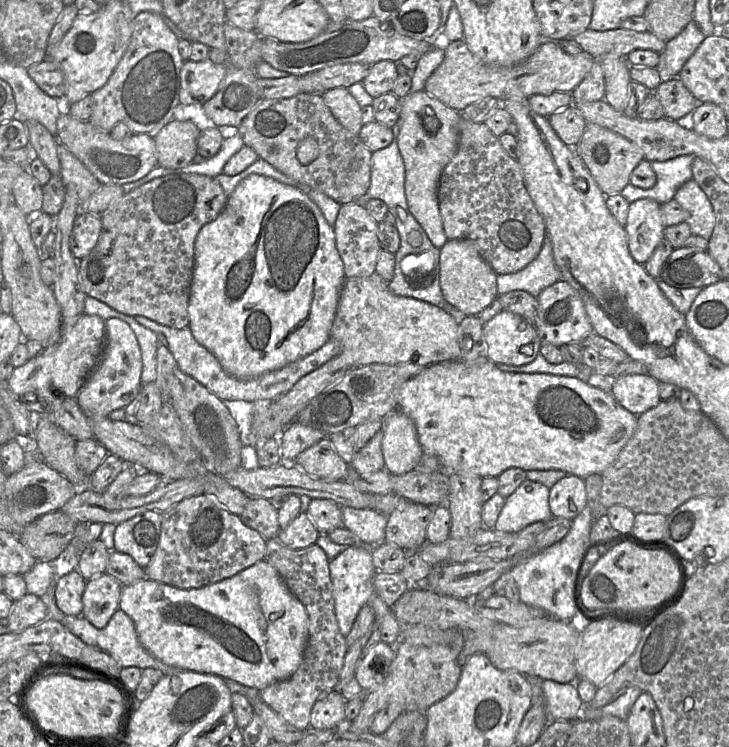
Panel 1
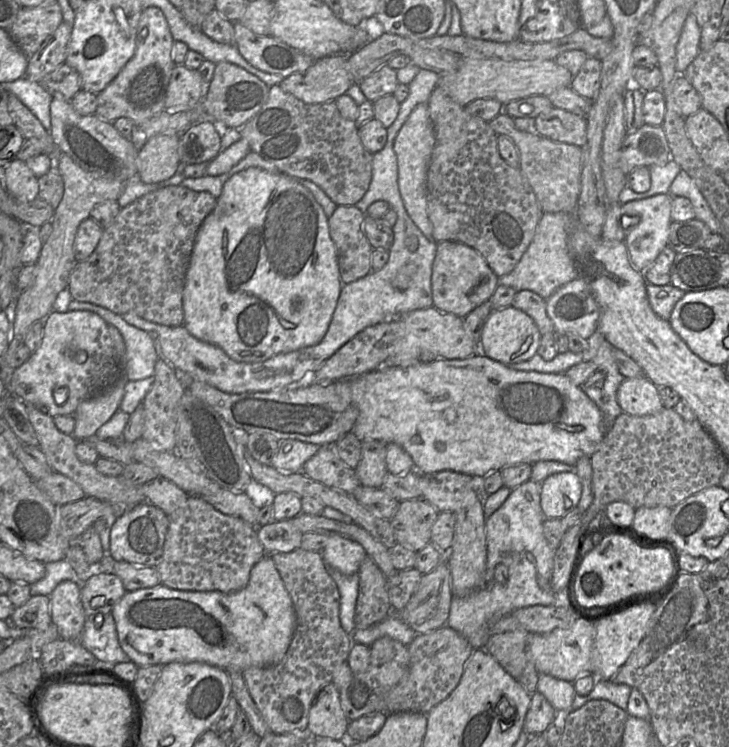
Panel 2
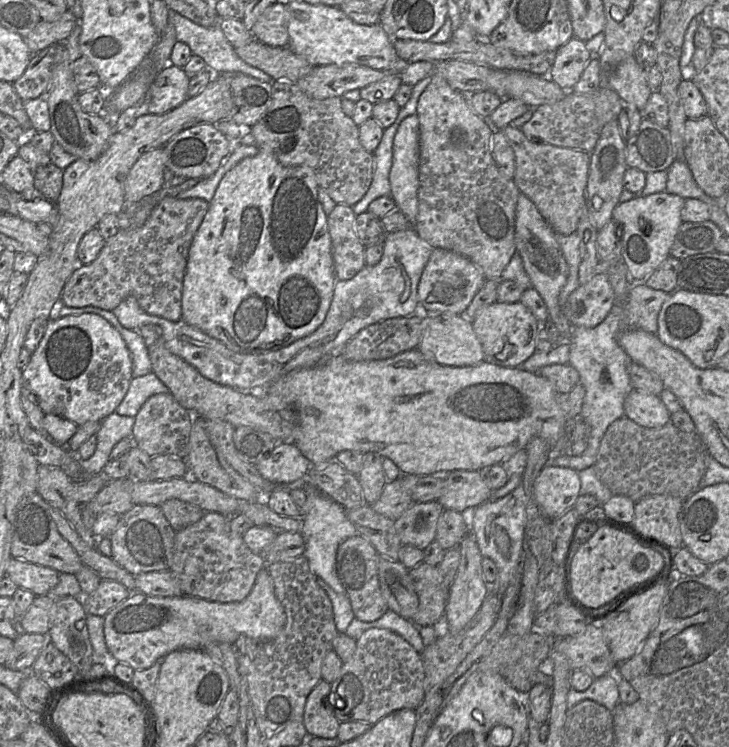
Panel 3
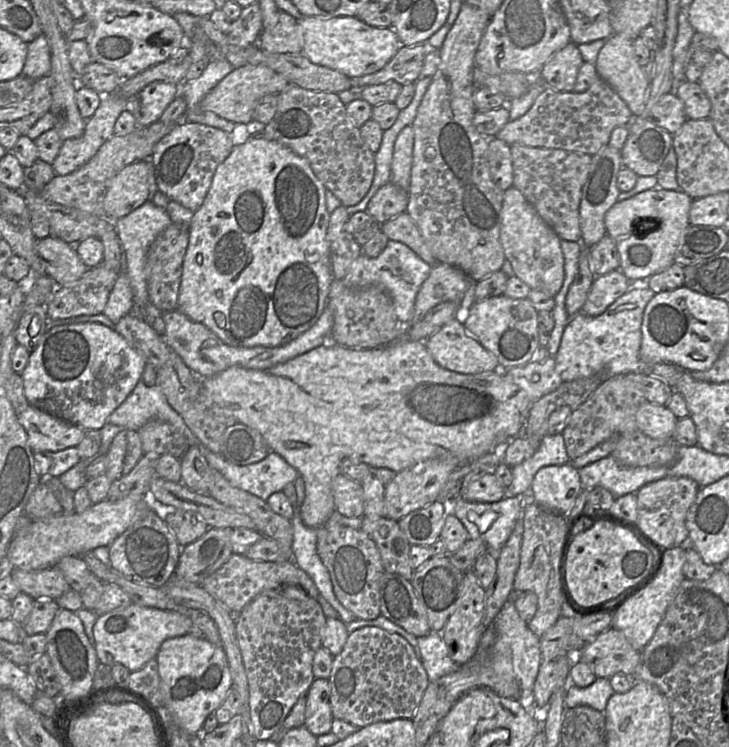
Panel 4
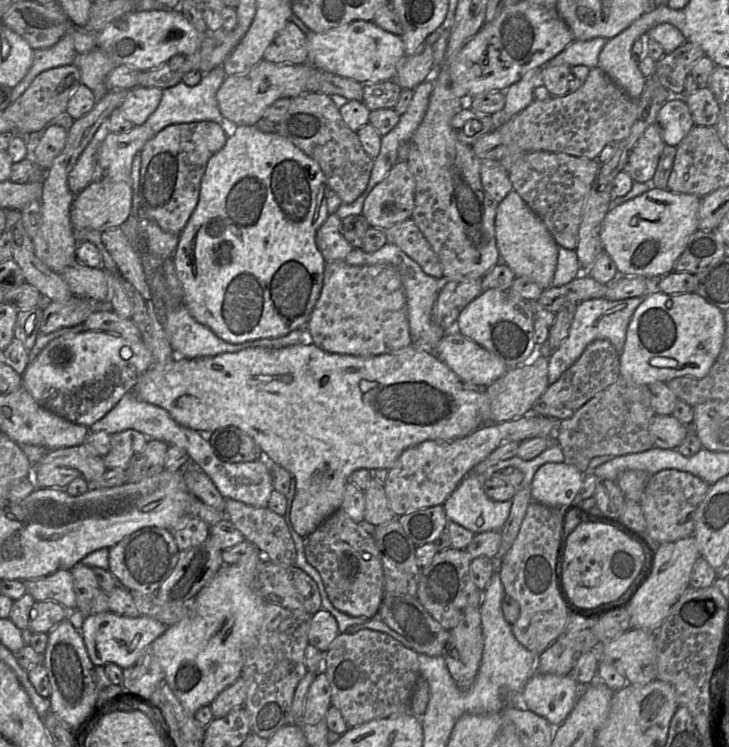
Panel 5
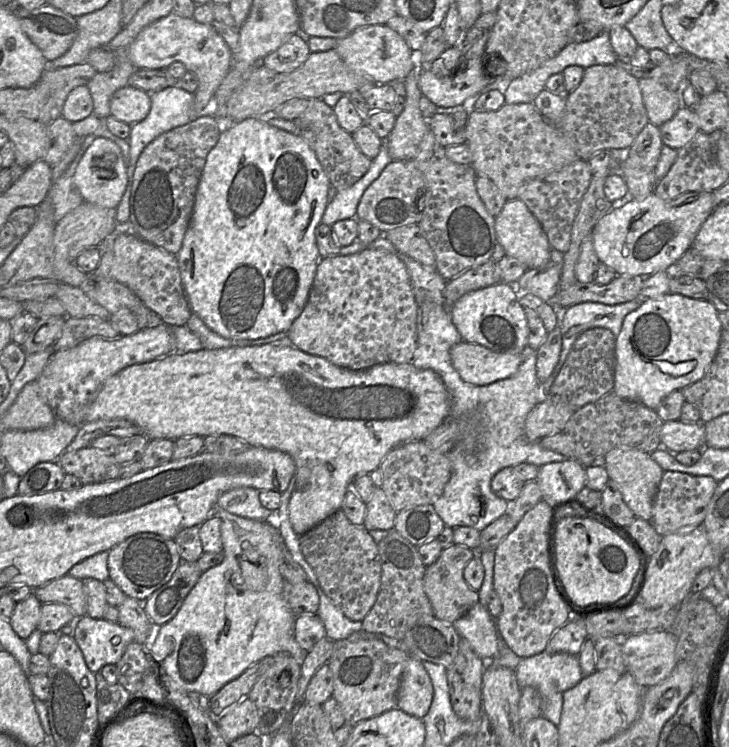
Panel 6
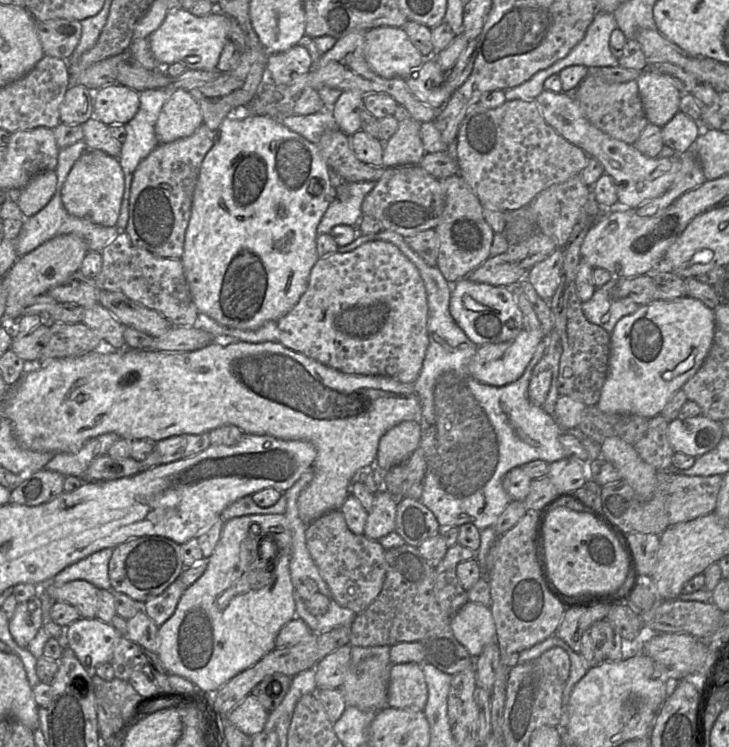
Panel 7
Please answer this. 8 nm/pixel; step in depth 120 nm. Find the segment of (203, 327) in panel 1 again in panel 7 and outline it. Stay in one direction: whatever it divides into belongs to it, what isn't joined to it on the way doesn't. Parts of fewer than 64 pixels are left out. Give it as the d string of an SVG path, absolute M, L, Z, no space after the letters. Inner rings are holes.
M241 113L226 117L216 134L212 148L206 154L193 194L191 217L185 234L184 252L181 257L192 301L199 313L205 314L221 325L240 330L256 330L269 321L278 321L299 301L307 289L311 269L318 261L317 227L335 198L328 166L319 148L303 136L291 131L280 121L255 114Z

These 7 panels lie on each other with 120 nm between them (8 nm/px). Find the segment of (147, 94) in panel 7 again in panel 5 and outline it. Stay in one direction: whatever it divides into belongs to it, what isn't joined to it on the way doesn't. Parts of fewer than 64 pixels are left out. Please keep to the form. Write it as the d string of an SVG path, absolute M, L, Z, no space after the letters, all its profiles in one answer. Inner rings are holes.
M217 66L210 72L204 73L196 86L188 86L180 82L173 87L163 89L163 95L157 109L143 125L150 127L154 134L173 124L213 121L222 125L224 117L219 110L216 93L226 76L223 66Z

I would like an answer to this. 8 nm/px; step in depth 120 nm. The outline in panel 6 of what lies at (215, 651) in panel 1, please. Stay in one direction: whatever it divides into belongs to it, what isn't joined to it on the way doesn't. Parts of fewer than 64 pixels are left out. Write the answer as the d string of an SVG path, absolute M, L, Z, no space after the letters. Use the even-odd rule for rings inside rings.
M88 615L75 617L72 636L83 653L88 668L97 673L107 664L117 664L134 633L118 622Z

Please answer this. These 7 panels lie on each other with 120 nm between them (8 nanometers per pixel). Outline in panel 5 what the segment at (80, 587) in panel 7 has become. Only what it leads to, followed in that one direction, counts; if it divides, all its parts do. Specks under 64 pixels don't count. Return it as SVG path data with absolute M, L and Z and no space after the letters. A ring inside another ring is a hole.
M59 570L48 576L23 581L27 594L36 602L52 600L67 610L77 608L74 578L70 570Z

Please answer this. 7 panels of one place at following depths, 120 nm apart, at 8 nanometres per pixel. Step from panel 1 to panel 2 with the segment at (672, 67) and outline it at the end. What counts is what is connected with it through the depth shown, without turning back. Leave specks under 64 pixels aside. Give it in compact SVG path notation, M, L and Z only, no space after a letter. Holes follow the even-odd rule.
M690 13L685 20L676 46L677 77L680 74L684 74L688 65L700 52L701 29L697 23L696 16Z

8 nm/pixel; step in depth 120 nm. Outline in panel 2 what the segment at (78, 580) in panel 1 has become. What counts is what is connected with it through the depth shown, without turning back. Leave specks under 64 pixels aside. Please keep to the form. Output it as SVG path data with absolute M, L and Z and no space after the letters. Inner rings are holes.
M64 580L49 596L51 620L63 640L79 641L83 631L86 616L81 602L81 585L78 581Z

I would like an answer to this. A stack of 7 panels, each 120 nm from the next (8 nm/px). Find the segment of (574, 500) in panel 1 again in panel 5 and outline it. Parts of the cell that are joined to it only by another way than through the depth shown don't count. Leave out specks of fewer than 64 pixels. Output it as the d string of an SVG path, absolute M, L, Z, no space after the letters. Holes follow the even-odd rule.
M545 463L536 471L530 485L532 500L549 507L567 508L583 483L583 473L575 466Z

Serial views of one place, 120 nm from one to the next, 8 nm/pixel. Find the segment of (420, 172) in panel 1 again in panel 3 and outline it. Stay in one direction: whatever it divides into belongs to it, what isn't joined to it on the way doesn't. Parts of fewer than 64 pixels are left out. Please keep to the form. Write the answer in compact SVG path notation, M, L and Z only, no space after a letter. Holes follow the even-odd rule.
M412 114L402 120L394 136L389 173L391 197L412 227L418 212L419 119Z

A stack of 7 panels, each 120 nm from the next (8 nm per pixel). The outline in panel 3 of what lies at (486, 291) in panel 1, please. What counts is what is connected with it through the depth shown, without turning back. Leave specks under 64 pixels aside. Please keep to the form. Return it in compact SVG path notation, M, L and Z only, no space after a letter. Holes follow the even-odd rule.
M442 248L433 249L418 283L418 309L427 314L464 315L485 281L481 270L467 257Z

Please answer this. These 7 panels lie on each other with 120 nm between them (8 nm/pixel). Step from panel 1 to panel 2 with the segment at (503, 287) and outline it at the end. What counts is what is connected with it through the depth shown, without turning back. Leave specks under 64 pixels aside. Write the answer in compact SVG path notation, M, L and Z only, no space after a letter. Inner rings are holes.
M544 212L533 240L515 268L510 273L498 277L498 285L511 287L516 292L529 290L546 300L558 288L578 278L578 272L569 251L569 234L574 223L575 214Z

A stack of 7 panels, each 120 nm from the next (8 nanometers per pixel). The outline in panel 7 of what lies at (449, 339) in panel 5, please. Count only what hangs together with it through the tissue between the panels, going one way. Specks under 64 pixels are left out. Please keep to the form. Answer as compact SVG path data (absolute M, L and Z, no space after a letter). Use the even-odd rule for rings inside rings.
M541 328L522 329L509 341L478 346L468 370L482 383L494 386L509 384L523 374L537 345L545 336Z

